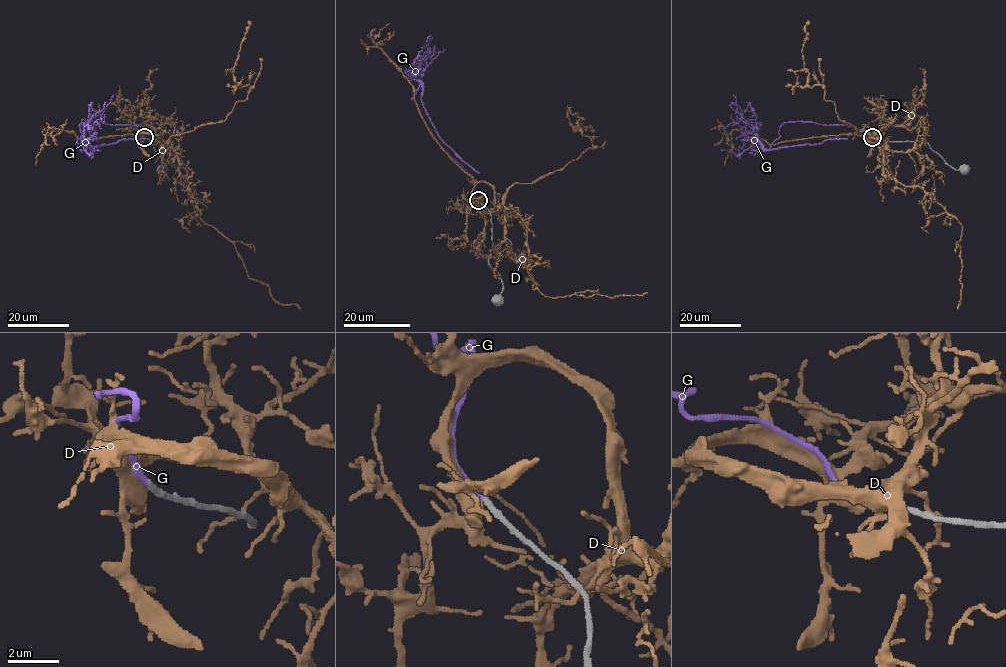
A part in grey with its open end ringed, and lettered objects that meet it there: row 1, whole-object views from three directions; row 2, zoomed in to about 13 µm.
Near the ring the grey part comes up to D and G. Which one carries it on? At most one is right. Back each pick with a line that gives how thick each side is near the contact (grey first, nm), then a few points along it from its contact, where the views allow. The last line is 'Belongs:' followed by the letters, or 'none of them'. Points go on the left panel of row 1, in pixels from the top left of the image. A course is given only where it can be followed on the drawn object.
G: 240/200 nm | via (143, 137), (138, 126), (91, 121), (83, 136), (91, 149), (121, 140), (145, 138)
Belongs: G

